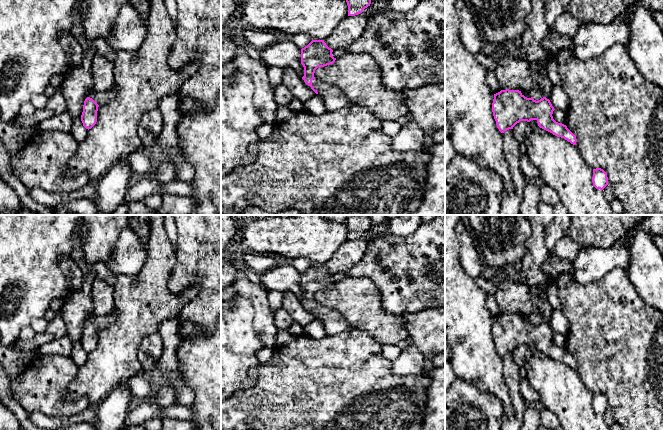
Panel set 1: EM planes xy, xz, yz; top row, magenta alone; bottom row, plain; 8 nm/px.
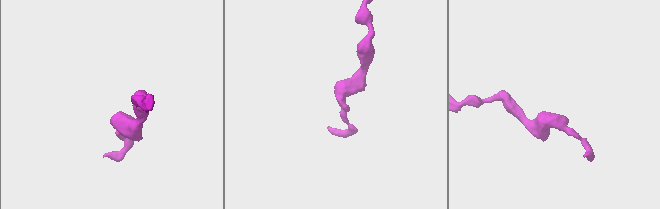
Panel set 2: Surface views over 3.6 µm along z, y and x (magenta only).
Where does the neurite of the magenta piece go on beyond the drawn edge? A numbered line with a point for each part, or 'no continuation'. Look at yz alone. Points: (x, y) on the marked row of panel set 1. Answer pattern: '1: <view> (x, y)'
1: yz (537, 94)

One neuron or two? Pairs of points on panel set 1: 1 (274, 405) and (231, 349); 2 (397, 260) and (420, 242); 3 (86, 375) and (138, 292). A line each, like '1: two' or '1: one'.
1: two
2: one
3: one

